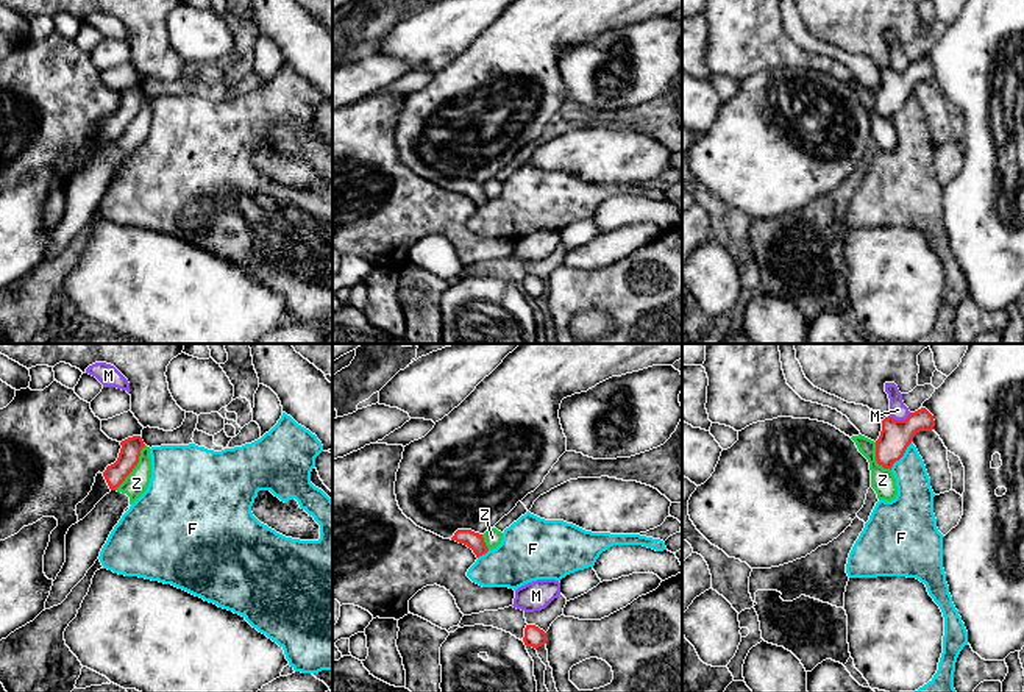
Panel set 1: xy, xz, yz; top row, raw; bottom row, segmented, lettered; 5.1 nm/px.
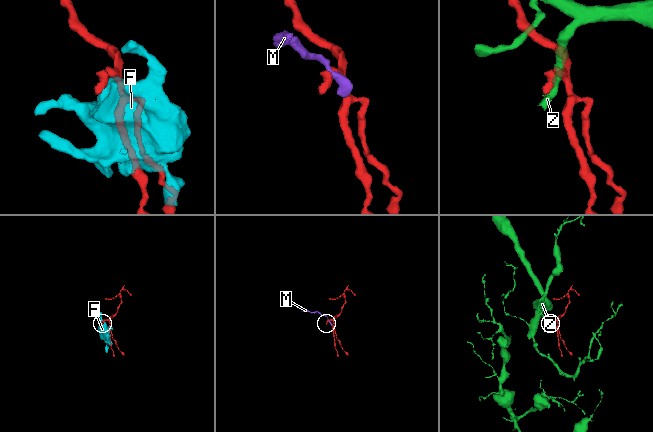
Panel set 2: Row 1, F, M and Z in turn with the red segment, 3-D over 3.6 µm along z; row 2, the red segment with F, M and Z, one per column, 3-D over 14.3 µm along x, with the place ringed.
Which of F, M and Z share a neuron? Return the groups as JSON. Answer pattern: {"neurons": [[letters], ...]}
{"neurons": [["F"], ["M"], ["Z"]]}

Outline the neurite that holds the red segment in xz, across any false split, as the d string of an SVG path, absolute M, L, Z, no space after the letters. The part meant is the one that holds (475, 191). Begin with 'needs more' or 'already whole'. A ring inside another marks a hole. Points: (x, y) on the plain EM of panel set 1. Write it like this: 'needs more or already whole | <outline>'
needs more | M514 0L457 58L436 72L425 87L404 97L395 131L400 159L417 177L467 195L476 208L485 205L489 198L482 184L534 142L567 102L559 69L562 50L587 42L612 27L652 16L673 16L679 9L682 0Z

